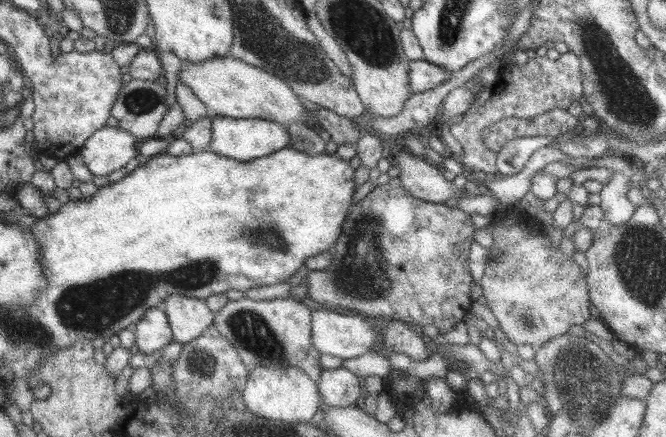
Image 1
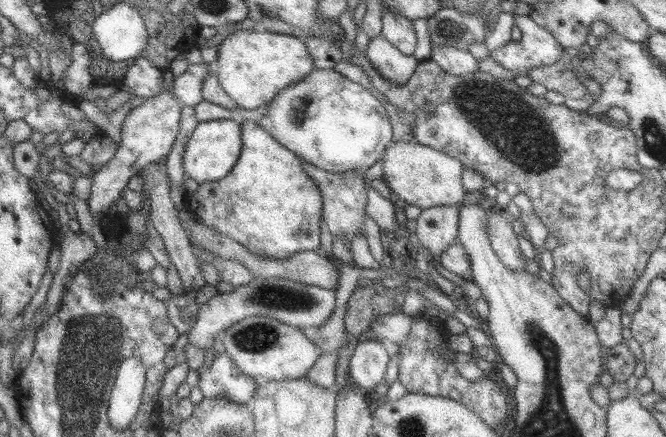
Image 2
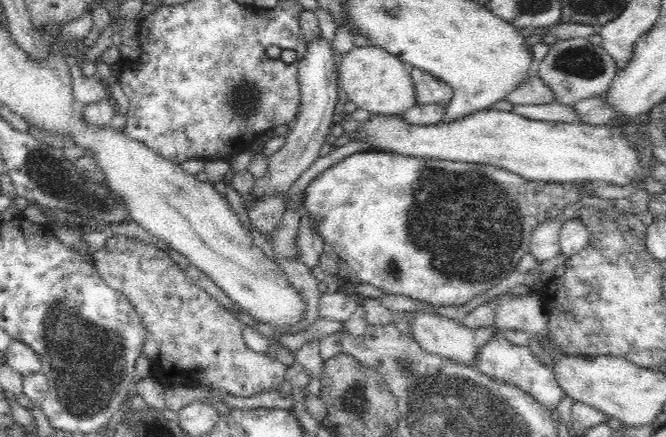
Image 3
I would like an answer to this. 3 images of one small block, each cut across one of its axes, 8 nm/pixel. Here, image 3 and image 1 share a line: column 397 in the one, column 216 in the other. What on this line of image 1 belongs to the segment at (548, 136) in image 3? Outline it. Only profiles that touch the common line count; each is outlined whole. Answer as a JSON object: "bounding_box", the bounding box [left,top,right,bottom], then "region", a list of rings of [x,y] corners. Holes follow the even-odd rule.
{"bounding_box":[209,116,289,162],"region":[[[213,116],[210,122],[209,150],[225,158],[247,162],[287,147],[289,134],[285,127],[260,118],[227,118]]]}

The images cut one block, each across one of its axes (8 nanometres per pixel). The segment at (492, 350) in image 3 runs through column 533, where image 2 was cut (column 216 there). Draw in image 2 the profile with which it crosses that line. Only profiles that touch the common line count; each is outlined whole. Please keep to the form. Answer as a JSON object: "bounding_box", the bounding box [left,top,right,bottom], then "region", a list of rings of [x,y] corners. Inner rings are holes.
{"bounding_box":[196,352,258,405],"region":[[[224,352],[215,354],[209,366],[202,365],[196,371],[199,373],[199,390],[207,399],[223,398],[237,405],[246,405],[258,384],[238,372]]]}

